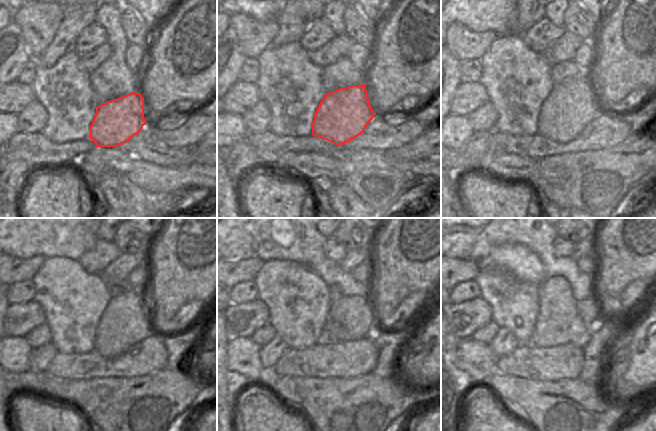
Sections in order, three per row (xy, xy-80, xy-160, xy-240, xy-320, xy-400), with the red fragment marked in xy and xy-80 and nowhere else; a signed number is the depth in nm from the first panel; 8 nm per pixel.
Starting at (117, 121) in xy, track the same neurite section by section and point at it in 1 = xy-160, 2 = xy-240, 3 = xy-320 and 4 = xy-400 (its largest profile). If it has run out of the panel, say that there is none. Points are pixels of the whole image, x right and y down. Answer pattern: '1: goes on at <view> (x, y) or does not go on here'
1: goes on at xy-160 (571, 105)
2: goes on at xy-240 (125, 322)
3: goes on at xy-320 (351, 318)
4: goes on at xy-400 (589, 309)

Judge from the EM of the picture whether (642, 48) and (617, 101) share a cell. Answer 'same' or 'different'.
same

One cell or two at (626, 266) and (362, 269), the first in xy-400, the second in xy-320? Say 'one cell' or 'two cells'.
two cells

